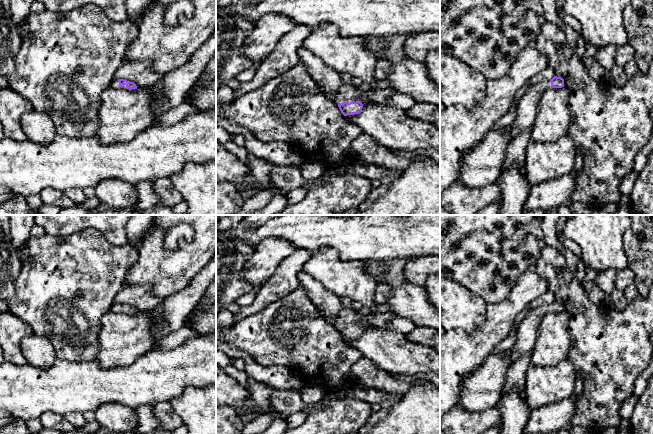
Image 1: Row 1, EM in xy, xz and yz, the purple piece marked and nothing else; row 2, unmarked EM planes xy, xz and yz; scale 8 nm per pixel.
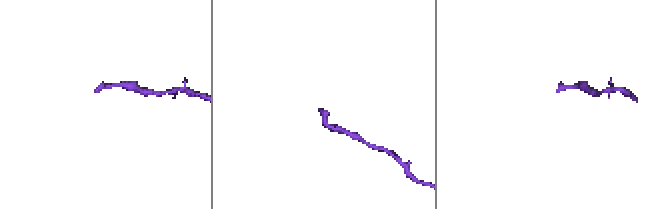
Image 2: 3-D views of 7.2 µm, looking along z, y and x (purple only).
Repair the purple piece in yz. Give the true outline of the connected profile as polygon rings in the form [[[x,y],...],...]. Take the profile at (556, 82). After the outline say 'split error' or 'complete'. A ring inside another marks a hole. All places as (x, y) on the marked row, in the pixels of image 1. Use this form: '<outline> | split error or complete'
[[[554,76],[550,81],[543,81],[530,87],[518,100],[514,122],[506,127],[511,140],[518,136],[522,130],[532,127],[542,94],[547,89],[562,87],[564,87],[564,79],[557,76]]] | split error

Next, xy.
[[[124,79],[113,80],[113,82],[111,83],[111,87],[122,88],[124,90],[135,90],[135,89],[137,89],[137,86],[135,83],[124,80]]] | split error

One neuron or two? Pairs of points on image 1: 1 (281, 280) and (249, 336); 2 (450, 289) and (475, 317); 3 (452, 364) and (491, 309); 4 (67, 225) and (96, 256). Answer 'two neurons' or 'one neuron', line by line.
1: two neurons
2: one neuron
3: one neuron
4: two neurons

